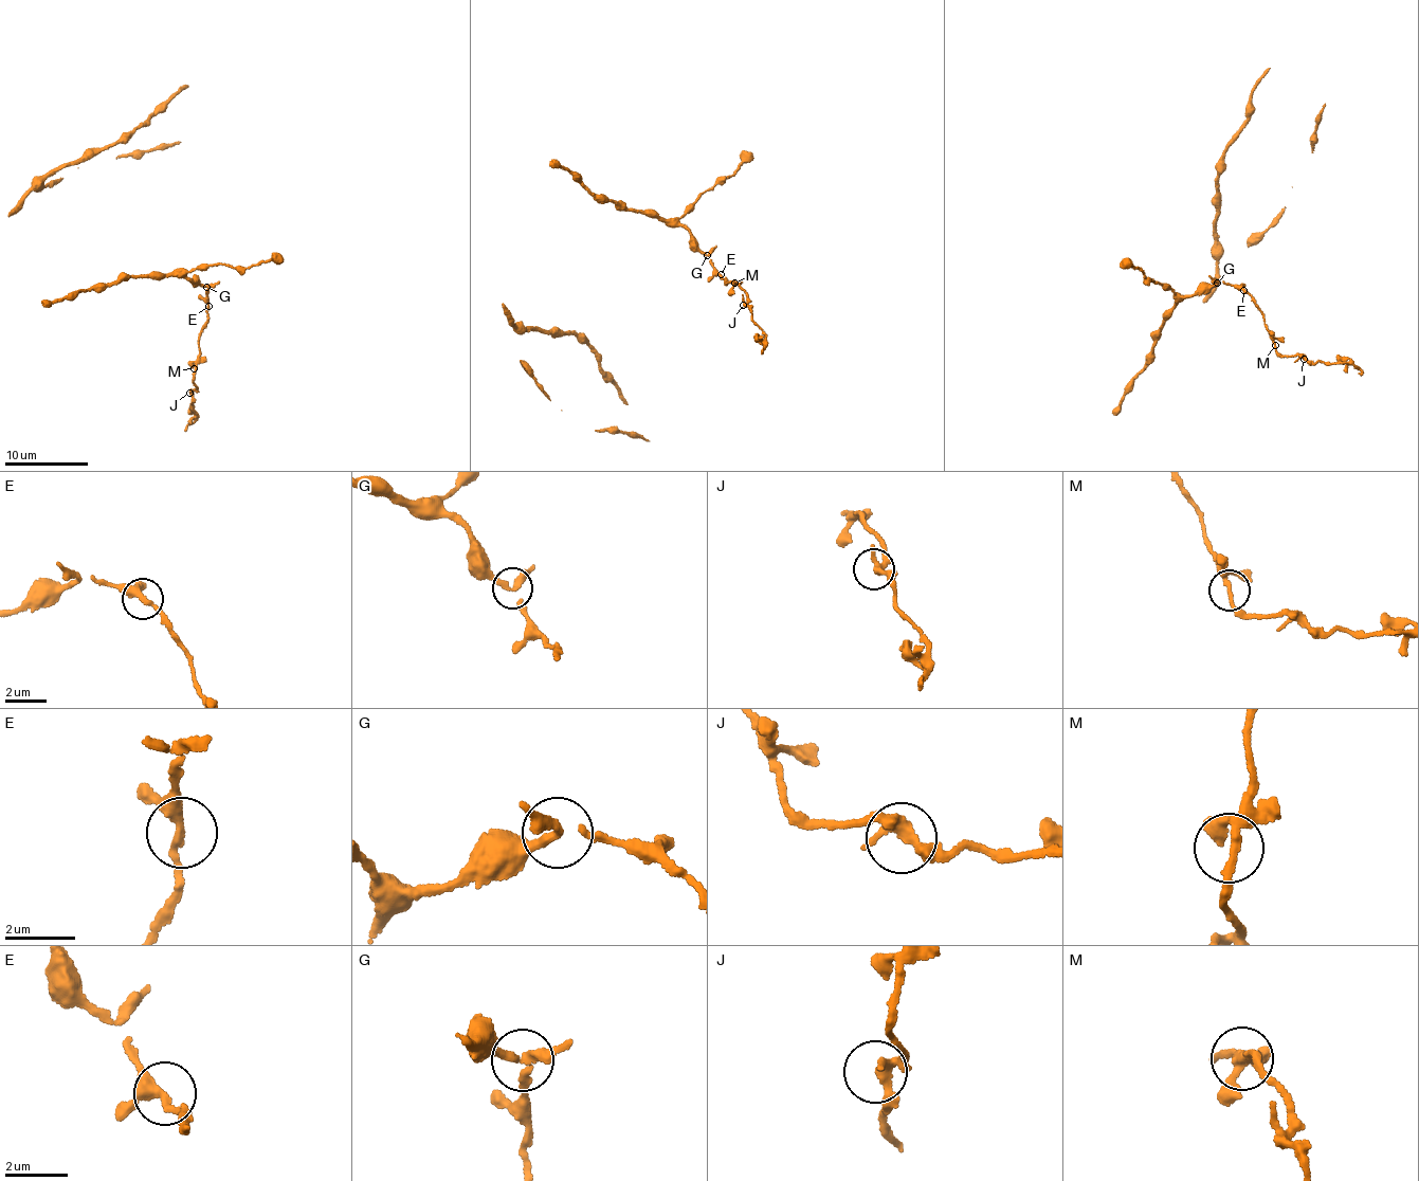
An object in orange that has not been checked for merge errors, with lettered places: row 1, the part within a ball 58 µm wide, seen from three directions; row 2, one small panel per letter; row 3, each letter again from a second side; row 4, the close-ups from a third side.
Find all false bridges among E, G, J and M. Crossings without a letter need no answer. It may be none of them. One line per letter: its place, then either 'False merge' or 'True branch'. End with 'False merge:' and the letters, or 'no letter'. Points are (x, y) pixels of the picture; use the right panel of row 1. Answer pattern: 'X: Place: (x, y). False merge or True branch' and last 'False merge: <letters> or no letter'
E: Place: (1243, 290). True branch
G: Place: (1217, 283). False merge
J: Place: (1304, 359). True branch
M: Place: (1275, 345). True branch
False merge: G

